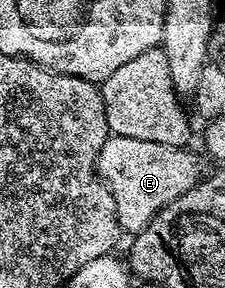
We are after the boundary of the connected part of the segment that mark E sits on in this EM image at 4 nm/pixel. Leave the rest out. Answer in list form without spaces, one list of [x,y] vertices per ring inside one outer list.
[[[108,136],[107,146],[99,154],[97,172],[104,183],[111,188],[111,194],[117,207],[119,228],[124,234],[140,233],[154,217],[169,203],[173,203],[185,191],[189,191],[204,176],[205,168],[195,153],[182,145],[166,145],[165,143],[149,143],[145,139],[129,139],[128,137]]]

